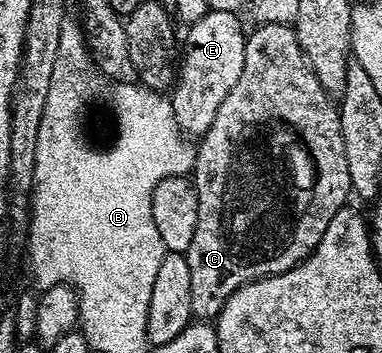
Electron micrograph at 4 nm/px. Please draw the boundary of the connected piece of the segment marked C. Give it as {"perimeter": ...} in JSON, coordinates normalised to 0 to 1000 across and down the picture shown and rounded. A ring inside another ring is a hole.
{"perimeter":[[[733,65],[678,68],[668,93],[657,91],[639,133],[639,201],[628,201],[628,235],[597,258],[586,292],[576,292],[576,314],[565,314],[565,337],[555,337],[555,360],[531,377],[516,402],[510,467],[503,487],[508,538],[518,555],[518,618],[513,654],[503,654],[503,688],[484,725],[500,759],[500,881],[518,904],[560,904],[586,870],[586,858],[631,807],[647,796],[673,796],[678,785],[709,785],[725,773],[754,768],[783,751],[838,688],[848,654],[859,654],[859,632],[869,632],[869,609],[908,578],[906,555],[919,555],[916,499],[911,496],[911,450],[901,439],[901,394],[890,371],[890,326],[877,278],[838,246],[838,224],[817,201],[806,167],[780,119],[767,68]]]}

